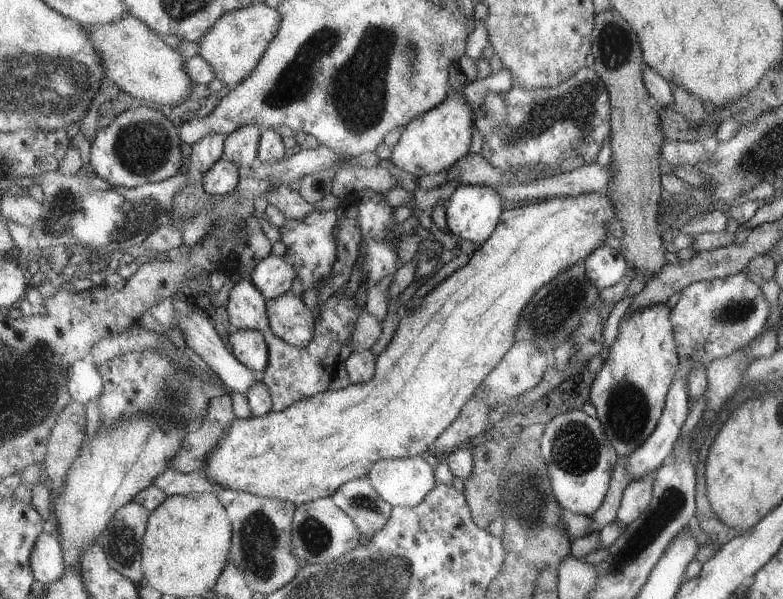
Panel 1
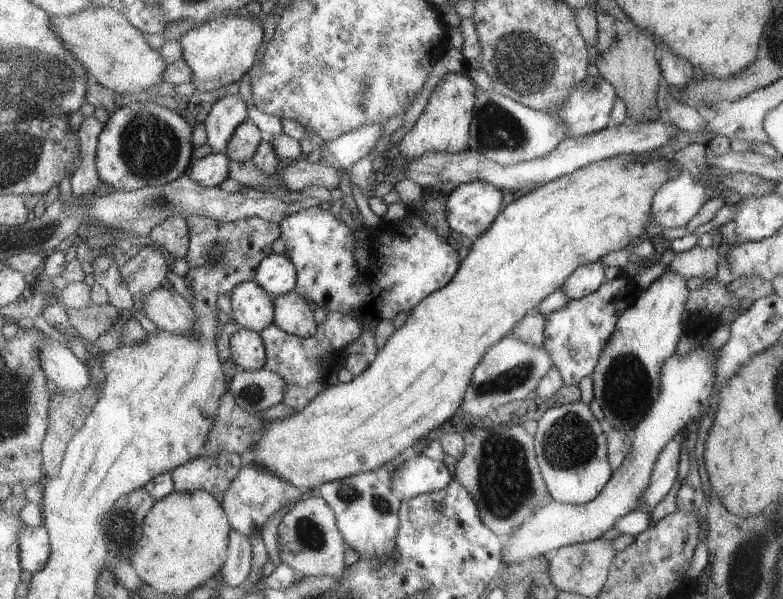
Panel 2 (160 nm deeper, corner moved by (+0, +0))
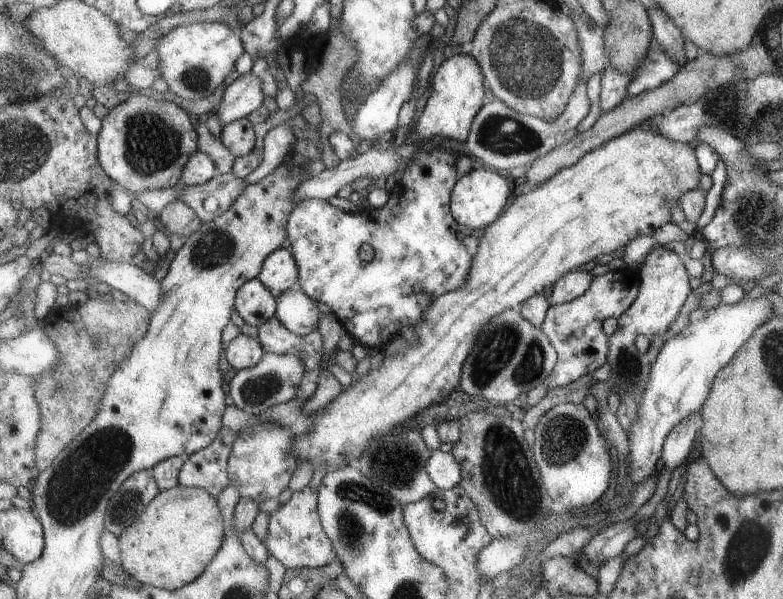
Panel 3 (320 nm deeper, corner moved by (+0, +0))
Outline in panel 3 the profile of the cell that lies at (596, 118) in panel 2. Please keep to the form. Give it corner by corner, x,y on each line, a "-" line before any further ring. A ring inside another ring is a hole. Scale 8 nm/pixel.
608,67
602,74
602,85
599,93
599,108
602,114
609,112
622,104
627,98
631,76

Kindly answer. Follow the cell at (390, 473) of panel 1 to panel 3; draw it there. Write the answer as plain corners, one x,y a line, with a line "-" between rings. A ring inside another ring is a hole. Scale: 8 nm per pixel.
439,449
431,456
427,464
427,472
431,480
437,484
438,489
445,491
460,485
463,480
462,468
455,456

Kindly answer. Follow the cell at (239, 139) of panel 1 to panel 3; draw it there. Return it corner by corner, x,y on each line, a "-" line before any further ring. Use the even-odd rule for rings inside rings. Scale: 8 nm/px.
247,117
237,119
234,123
229,123
222,127
222,141
225,146
236,156
242,157
253,152
255,148
255,124
249,122

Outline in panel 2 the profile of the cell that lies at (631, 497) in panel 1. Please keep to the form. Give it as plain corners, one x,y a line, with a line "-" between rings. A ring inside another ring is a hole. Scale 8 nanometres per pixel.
676,439
667,443
661,451
651,475
651,484
639,501
638,509
649,513
669,494
679,474
681,446
680,441

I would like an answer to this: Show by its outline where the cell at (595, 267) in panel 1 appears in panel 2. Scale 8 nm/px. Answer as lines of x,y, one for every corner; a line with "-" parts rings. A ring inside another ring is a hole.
597,261
577,268
567,279
563,290
570,300
580,299
599,290
605,281
605,266

